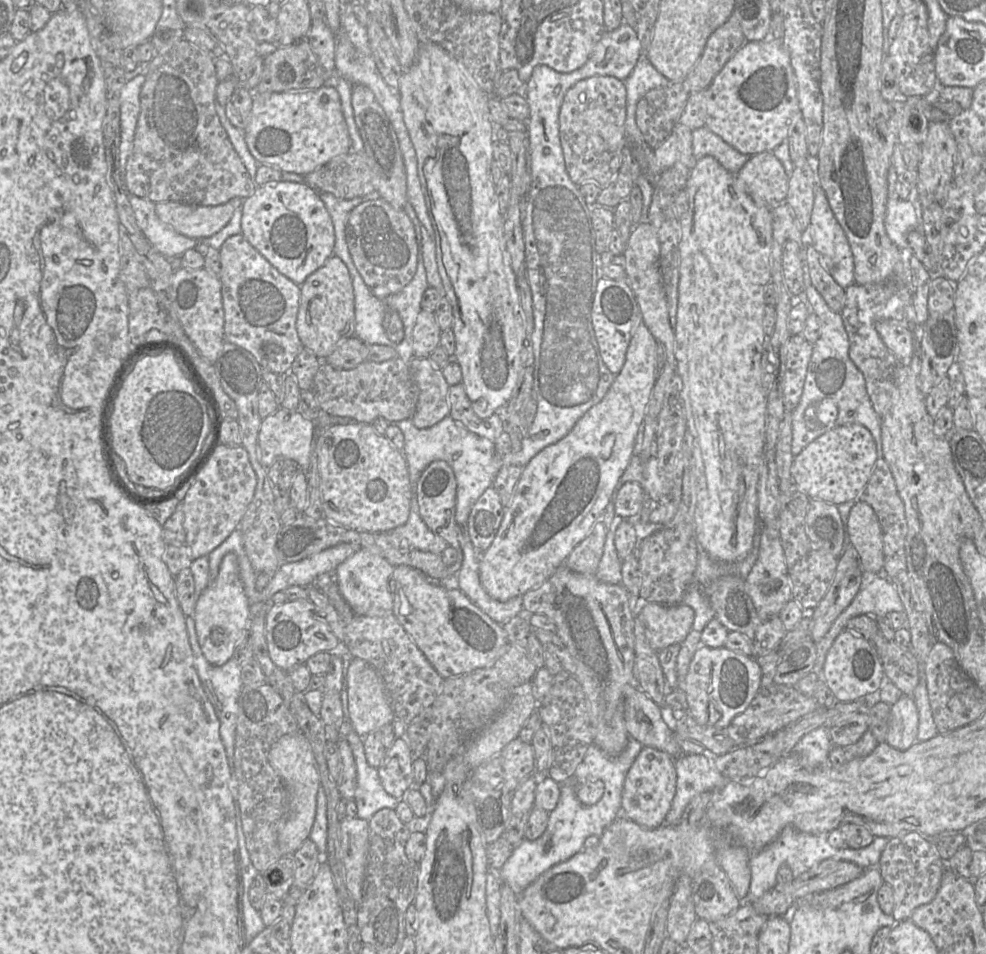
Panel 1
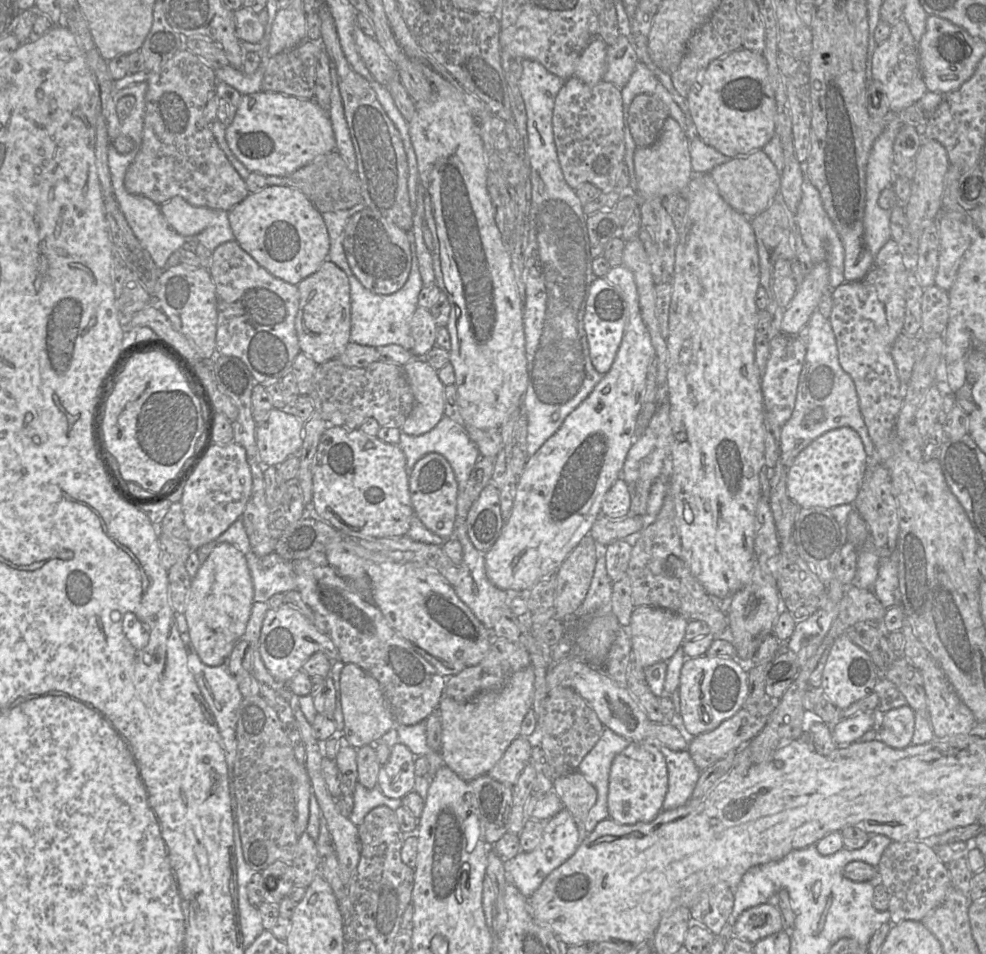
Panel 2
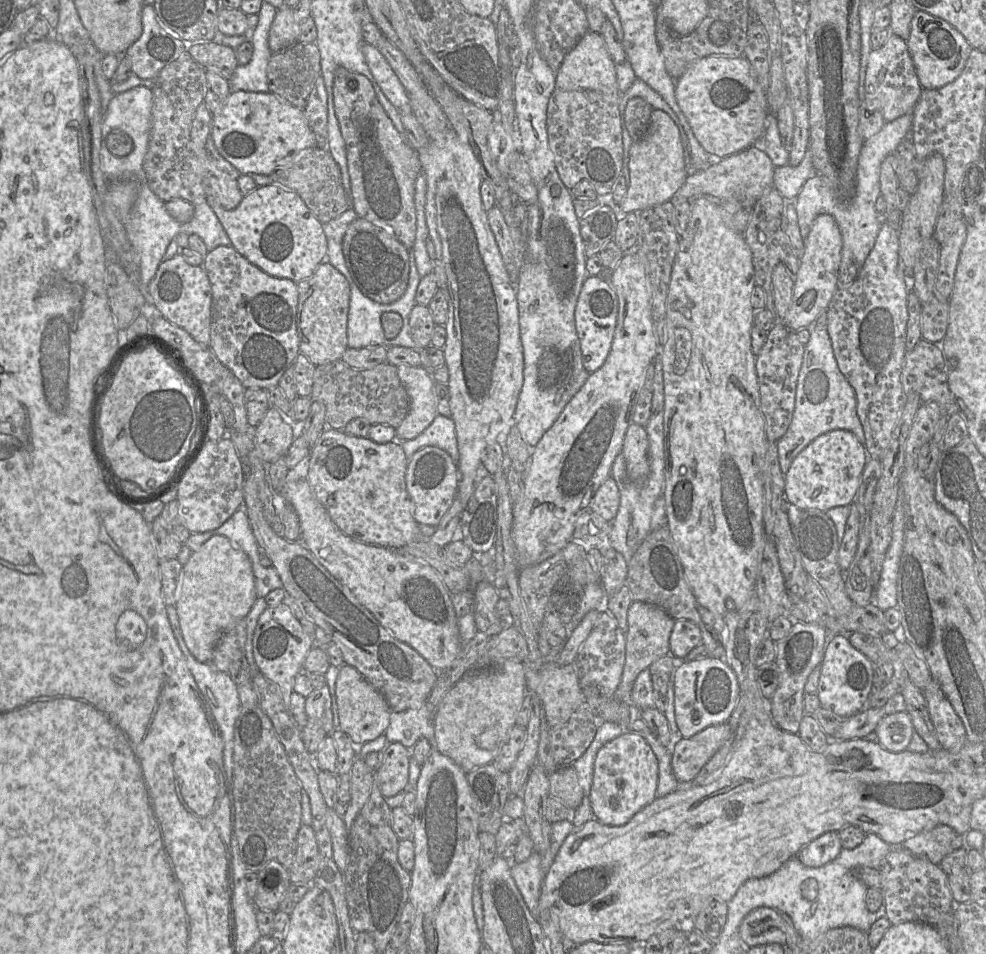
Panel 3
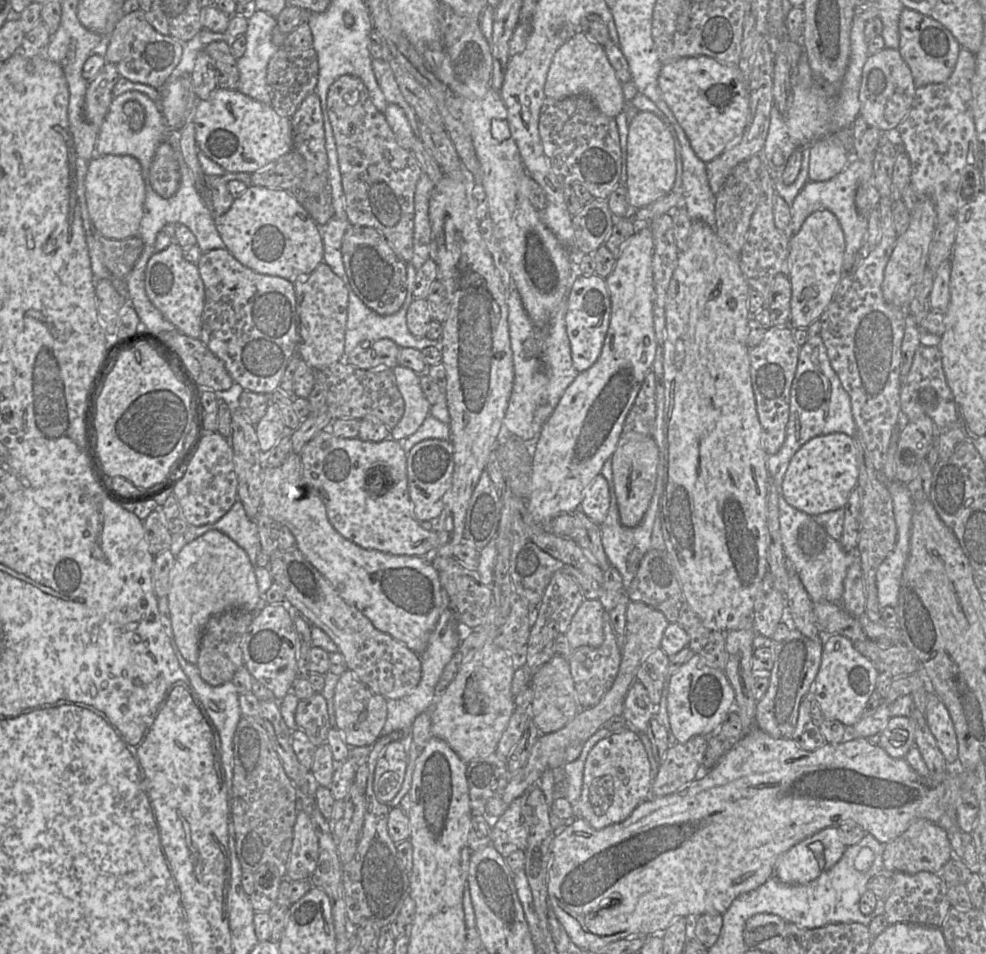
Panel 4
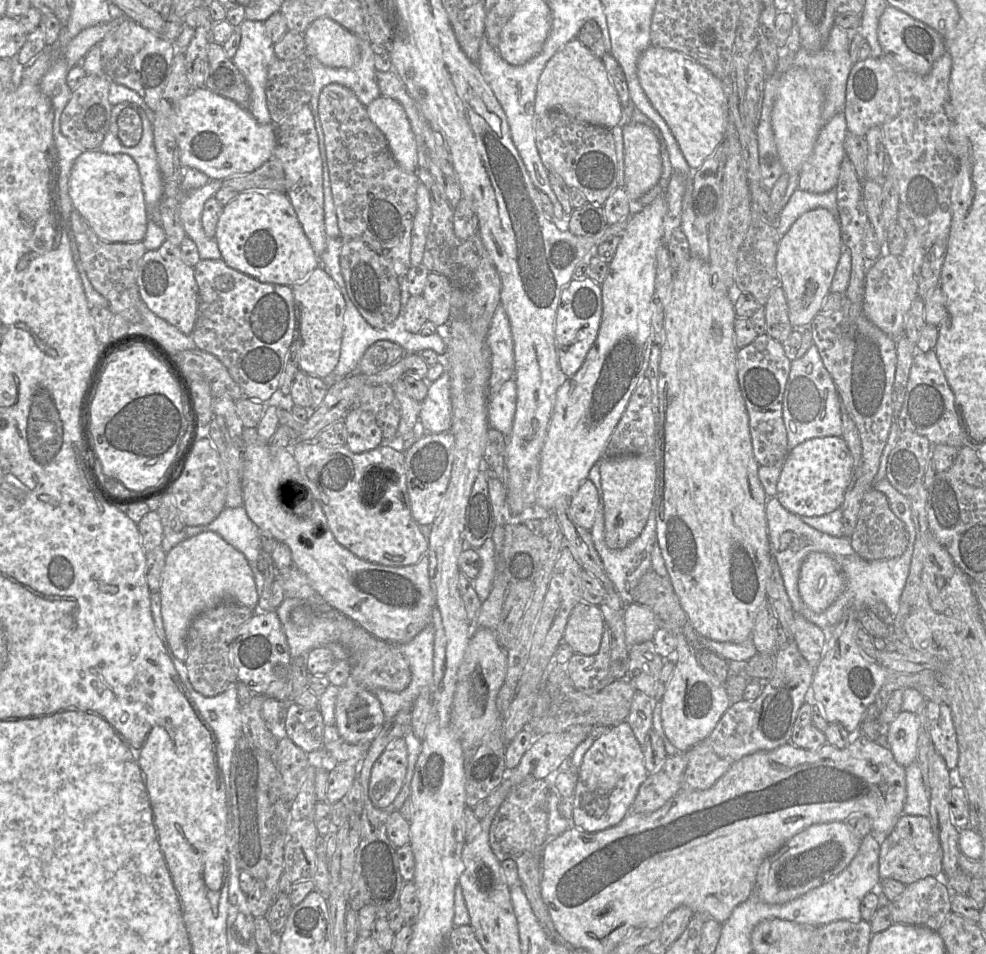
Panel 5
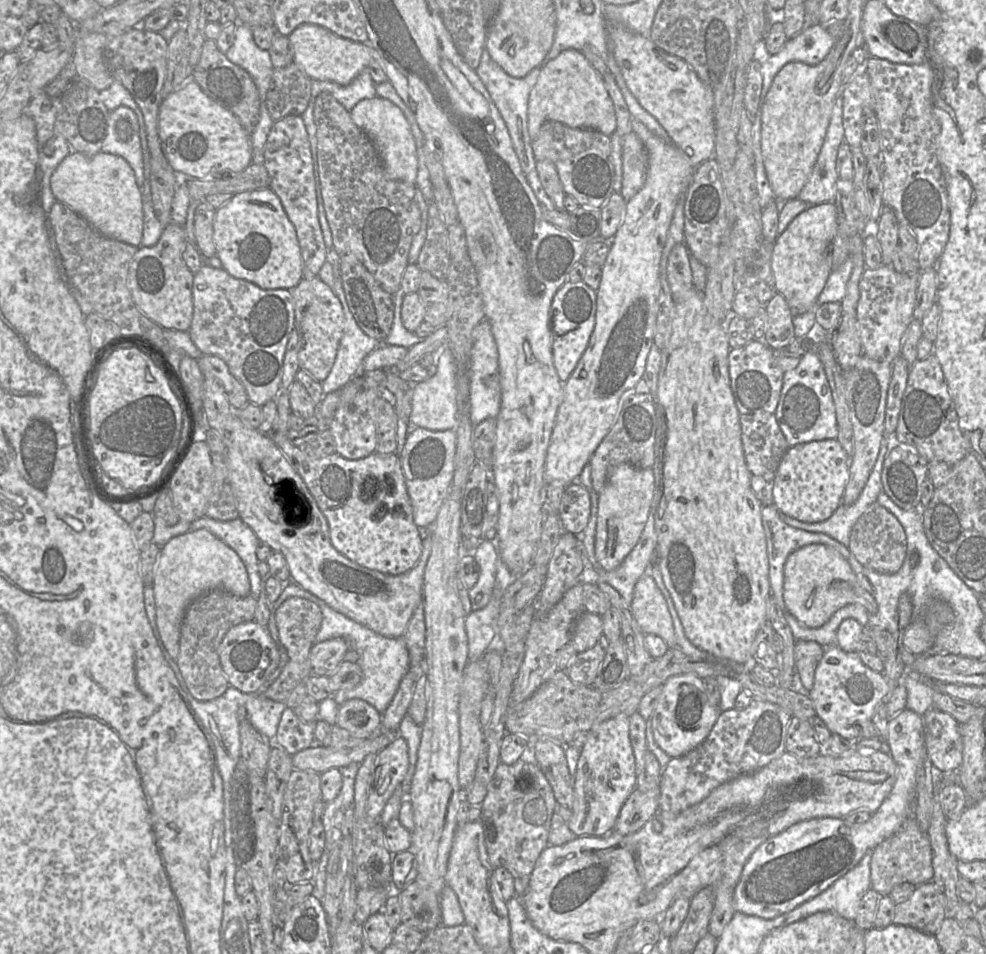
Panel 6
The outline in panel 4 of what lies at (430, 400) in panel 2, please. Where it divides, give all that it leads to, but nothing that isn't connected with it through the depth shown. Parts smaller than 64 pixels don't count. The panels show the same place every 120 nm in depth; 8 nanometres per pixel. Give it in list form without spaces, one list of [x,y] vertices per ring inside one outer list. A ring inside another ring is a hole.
[[[396,366],[392,370],[404,400],[405,410],[400,422],[391,429],[390,437],[400,442],[420,428],[430,415],[431,405],[421,389],[419,374],[402,366]]]

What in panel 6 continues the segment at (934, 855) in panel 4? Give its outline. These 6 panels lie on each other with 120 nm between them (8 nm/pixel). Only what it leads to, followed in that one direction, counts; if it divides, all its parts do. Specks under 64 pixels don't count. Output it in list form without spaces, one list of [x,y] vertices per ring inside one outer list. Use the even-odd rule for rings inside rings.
[[[909,817],[897,832],[873,849],[870,863],[871,889],[880,896],[889,896],[896,885],[911,883],[918,886],[932,881],[934,875],[932,858],[928,833],[920,830],[914,817]]]

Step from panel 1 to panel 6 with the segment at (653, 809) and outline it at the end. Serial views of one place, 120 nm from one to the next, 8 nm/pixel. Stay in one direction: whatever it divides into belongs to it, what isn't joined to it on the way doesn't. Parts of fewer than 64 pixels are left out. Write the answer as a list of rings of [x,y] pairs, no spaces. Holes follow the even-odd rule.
[[[618,715],[587,733],[574,777],[572,816],[567,822],[576,836],[604,836],[614,830],[621,808],[636,787],[635,757],[630,742],[630,717]]]

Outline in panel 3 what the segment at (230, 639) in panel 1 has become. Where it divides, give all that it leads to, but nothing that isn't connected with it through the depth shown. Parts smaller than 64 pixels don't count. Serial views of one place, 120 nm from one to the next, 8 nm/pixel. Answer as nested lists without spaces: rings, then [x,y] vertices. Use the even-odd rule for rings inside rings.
[[[214,535],[198,550],[193,551],[188,562],[183,565],[179,595],[175,605],[183,638],[192,656],[202,663],[210,663],[220,634],[234,622],[244,620],[256,598],[251,562],[228,538]]]

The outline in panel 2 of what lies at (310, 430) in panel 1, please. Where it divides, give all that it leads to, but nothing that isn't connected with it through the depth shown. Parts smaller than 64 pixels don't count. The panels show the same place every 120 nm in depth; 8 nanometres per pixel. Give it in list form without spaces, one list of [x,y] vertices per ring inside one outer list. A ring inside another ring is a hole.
[[[272,409],[265,420],[256,426],[256,444],[265,467],[278,467],[292,456],[297,456],[303,444],[304,422],[288,409]]]

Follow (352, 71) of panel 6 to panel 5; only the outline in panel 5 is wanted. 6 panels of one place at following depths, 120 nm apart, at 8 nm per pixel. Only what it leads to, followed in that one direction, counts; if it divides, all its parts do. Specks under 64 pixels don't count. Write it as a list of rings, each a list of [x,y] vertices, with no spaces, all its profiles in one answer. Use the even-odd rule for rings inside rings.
[[[321,17],[303,33],[311,58],[333,68],[351,68],[359,59],[360,38],[328,17]]]

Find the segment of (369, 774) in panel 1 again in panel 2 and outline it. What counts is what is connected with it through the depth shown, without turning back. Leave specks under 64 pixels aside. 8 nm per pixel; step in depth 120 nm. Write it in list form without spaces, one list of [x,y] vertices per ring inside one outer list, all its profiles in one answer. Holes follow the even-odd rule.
[[[358,782],[355,785],[353,799],[354,806],[349,819],[356,826],[359,826],[365,816],[375,807],[387,806],[395,811],[402,805],[402,799],[388,798],[379,787],[368,789]]]

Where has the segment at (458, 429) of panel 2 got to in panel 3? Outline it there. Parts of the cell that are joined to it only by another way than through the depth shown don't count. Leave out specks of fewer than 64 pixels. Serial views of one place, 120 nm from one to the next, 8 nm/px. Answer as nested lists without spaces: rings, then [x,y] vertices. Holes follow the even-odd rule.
[[[437,415],[432,424],[418,437],[413,440],[399,442],[408,460],[417,451],[434,446],[446,451],[457,465],[459,452],[455,424],[451,417]]]

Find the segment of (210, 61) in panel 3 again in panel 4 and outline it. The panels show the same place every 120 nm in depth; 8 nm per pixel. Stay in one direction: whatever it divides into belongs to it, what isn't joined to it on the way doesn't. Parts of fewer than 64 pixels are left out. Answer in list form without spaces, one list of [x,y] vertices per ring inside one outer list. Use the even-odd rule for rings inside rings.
[[[215,41],[204,47],[216,68],[217,87],[235,90],[238,88],[239,72],[237,59],[234,58],[230,44],[225,41]]]

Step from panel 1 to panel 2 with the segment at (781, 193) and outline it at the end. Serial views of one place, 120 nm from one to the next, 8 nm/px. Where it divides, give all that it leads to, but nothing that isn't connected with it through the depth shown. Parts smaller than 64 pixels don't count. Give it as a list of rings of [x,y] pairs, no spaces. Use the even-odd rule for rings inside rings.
[[[763,150],[730,158],[714,167],[709,174],[724,201],[748,218],[766,210],[779,196],[780,173]]]

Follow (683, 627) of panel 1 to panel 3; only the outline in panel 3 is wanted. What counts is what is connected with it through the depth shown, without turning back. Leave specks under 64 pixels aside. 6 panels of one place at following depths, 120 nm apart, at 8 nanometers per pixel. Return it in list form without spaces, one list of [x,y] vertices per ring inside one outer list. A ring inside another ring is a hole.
[[[632,601],[627,613],[625,663],[620,683],[612,696],[613,700],[629,701],[629,695],[638,674],[670,653],[669,639],[674,623],[675,620],[663,609],[641,601]]]

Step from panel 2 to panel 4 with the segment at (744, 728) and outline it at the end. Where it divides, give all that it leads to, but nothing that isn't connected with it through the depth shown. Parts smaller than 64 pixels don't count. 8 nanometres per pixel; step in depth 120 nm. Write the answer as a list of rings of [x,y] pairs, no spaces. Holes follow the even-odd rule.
[[[698,735],[686,743],[677,743],[668,748],[664,761],[660,764],[657,775],[652,781],[651,796],[662,797],[688,786],[703,771],[703,761],[708,746],[709,736]]]

